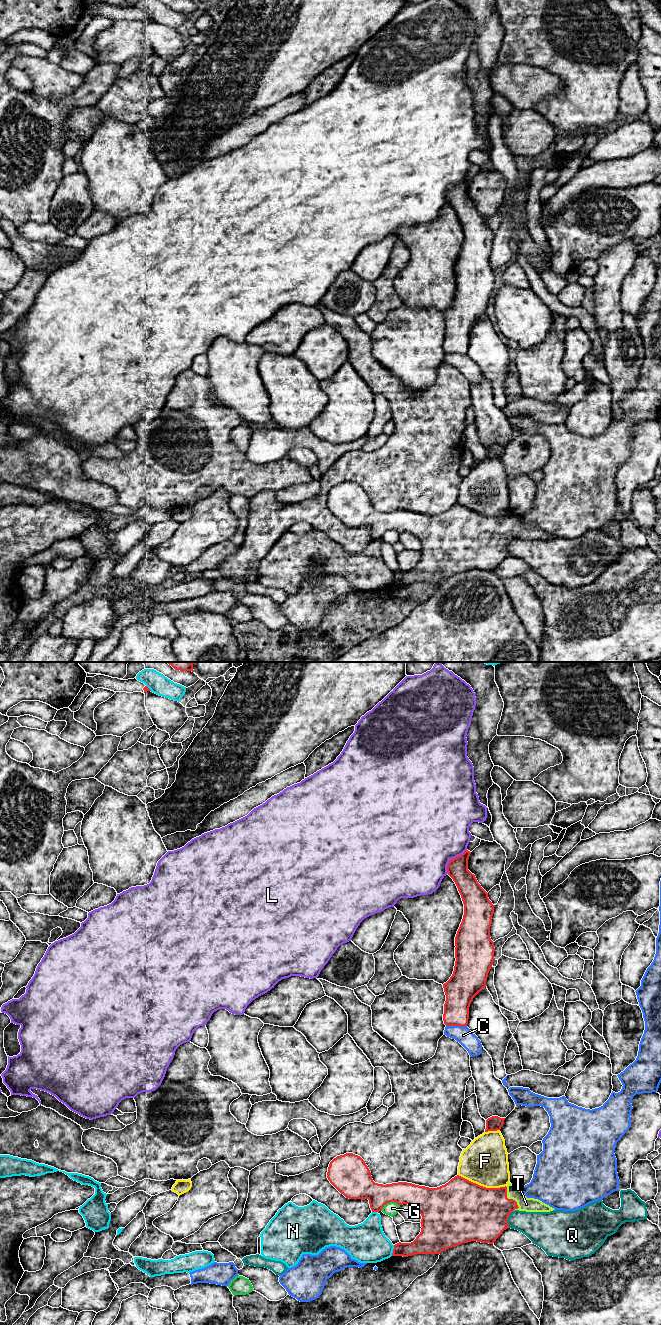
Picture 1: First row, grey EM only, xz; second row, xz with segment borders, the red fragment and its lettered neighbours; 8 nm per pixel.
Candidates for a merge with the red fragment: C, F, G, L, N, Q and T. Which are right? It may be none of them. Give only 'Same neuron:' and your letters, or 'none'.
Same neuron: T

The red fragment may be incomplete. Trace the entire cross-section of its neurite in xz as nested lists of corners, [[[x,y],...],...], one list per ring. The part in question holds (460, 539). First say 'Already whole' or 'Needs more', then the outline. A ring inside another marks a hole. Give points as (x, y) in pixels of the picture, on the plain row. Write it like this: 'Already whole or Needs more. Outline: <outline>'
Needs more. Outline: [[[346,481],[334,486],[328,495],[327,506],[346,526],[368,527],[372,540],[379,540],[390,530],[408,532],[422,544],[421,560],[411,571],[394,573],[392,584],[408,585],[415,582],[440,582],[463,571],[477,569],[493,572],[509,556],[508,545],[515,539],[550,540],[555,538],[542,529],[527,526],[519,515],[508,511],[505,515],[486,516],[459,503],[437,516],[407,510],[378,512],[372,507],[365,489],[358,483]]]

